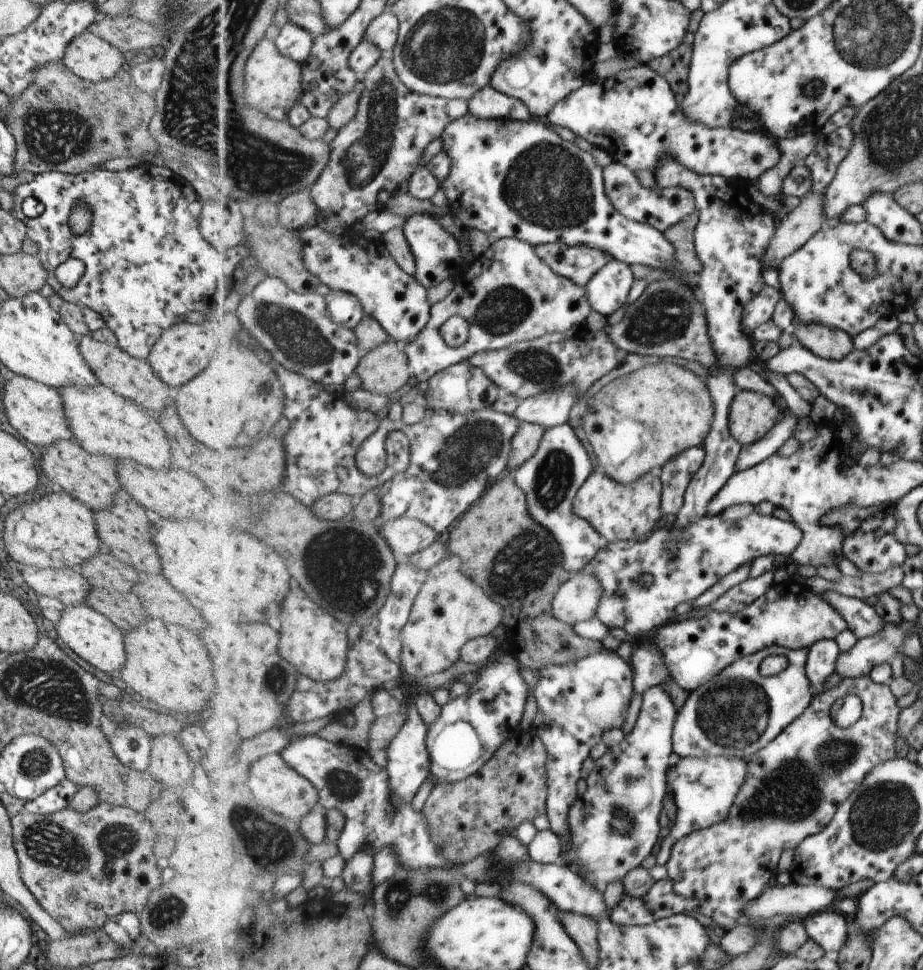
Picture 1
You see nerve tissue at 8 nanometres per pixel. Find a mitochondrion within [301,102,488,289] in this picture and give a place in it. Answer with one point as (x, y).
(366, 160)

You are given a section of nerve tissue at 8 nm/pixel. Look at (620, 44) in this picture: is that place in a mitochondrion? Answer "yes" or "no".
no

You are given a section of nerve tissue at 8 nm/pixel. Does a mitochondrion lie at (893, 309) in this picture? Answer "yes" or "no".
no

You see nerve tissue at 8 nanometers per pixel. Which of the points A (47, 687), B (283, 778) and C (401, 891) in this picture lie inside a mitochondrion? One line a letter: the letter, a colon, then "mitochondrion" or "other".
A: mitochondrion
B: other
C: mitochondrion

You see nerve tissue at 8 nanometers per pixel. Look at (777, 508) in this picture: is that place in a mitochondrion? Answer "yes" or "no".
no

